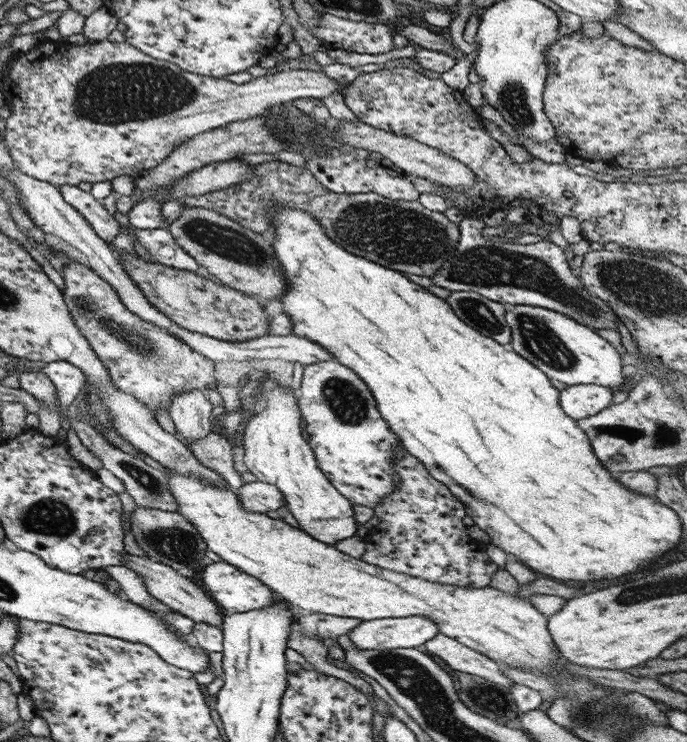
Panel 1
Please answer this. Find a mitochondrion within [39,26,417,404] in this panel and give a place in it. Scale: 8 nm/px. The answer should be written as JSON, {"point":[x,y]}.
{"point":[117,93]}

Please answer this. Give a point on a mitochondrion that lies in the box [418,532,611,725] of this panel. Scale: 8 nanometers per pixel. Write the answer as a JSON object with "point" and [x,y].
{"point":[490,699]}

